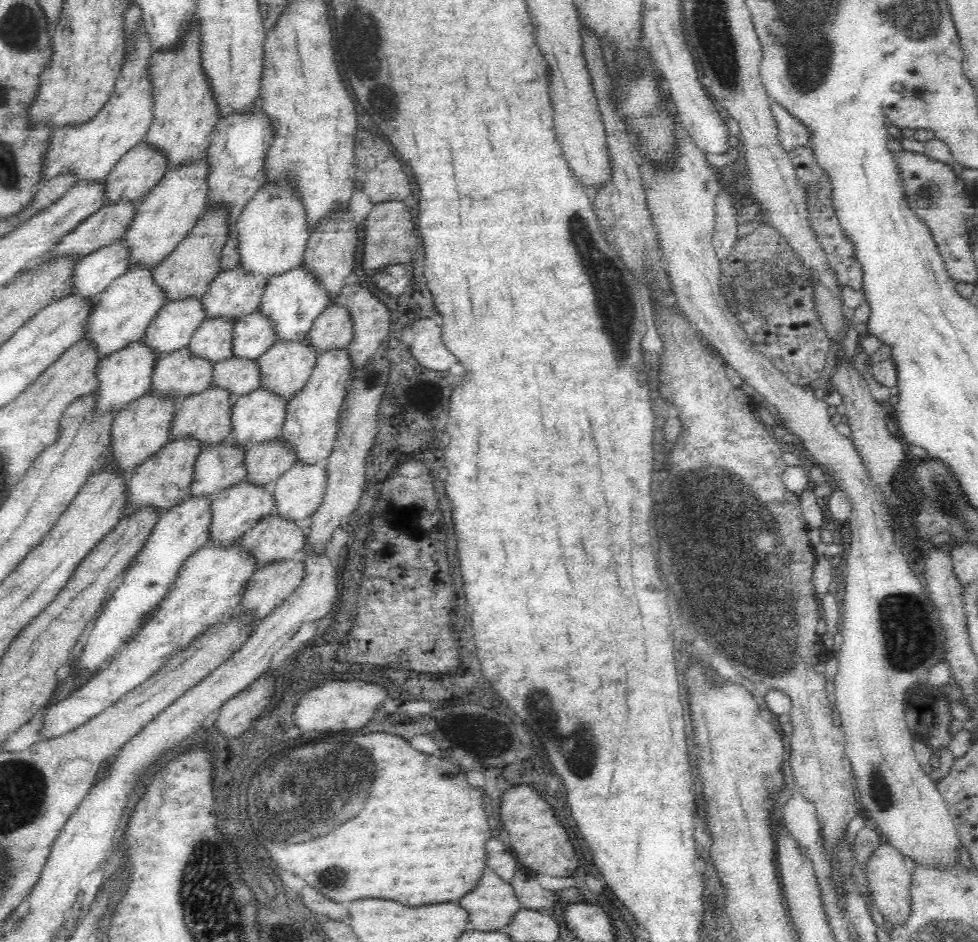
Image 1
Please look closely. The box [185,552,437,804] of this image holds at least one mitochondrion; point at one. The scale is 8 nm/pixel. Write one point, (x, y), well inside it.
(320, 724)

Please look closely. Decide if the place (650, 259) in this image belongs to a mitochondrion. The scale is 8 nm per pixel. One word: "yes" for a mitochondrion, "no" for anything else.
no

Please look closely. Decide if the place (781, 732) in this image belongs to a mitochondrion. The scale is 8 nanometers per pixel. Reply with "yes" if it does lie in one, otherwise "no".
no

